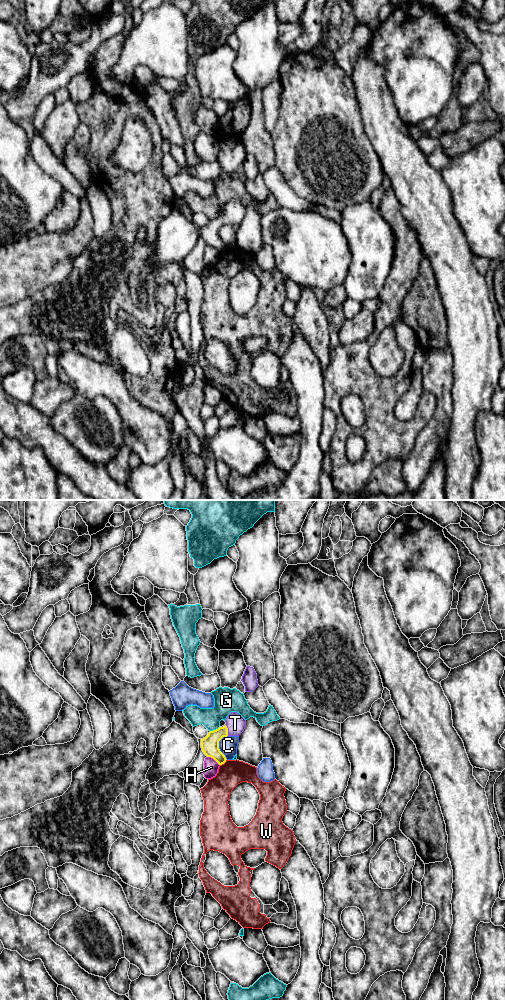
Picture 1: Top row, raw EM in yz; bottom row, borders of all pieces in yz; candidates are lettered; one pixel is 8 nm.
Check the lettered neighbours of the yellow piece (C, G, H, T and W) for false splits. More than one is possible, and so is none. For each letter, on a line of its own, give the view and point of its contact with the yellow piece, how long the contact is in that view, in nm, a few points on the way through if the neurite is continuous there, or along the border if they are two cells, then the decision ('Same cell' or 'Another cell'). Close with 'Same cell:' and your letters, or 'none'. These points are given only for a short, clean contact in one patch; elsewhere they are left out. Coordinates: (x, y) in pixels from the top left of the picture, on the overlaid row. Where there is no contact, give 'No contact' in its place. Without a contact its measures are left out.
C: Touches yellow at yz (218, 746). Shared border 200 nm. Another cell
G: Touches yellow at yz (214, 730). Shared border 90 nm. Another cell
H: Touches yellow at yz (213, 758). Shared border 130 nm. Another cell
T: Touches yellow at yz (227, 730). Shared border 100 nm. Path across: yz (210, 744), (221, 732), (227, 730), (235, 723). Same cell
W: Touches yellow at yz (223, 763). Shared border 80 nm. Another cell
Same cell: T

